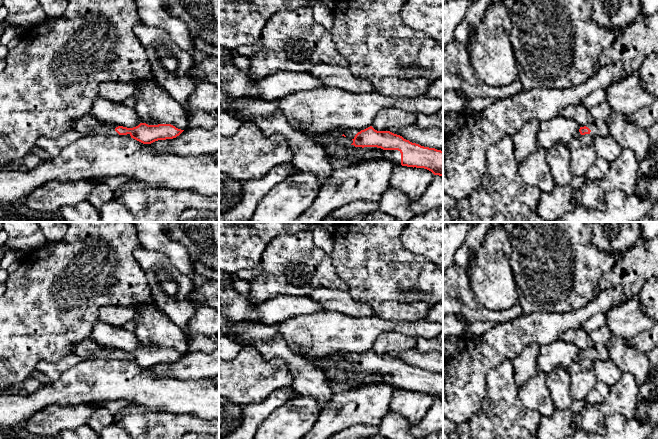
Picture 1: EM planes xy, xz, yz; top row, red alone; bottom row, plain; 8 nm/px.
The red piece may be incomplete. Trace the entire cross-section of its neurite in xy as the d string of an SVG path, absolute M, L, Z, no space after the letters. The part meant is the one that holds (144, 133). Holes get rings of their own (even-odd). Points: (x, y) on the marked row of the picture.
M141 118L140 120L141 123L133 128L100 122L94 127L93 133L113 136L126 135L143 144L151 144L158 140L176 138L184 131L171 124L147 123Z

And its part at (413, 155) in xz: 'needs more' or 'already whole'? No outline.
needs more

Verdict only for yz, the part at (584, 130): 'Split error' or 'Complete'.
Split error

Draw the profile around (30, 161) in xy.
M28 152L22 159L22 166L20 168L31 170L36 168L41 161L42 160L38 155Z

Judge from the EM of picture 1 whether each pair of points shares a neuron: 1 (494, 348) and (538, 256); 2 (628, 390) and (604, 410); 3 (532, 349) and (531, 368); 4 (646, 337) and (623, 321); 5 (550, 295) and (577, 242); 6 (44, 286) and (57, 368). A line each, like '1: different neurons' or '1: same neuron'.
1: different neurons
2: same neuron
3: same neuron
4: different neurons
5: same neuron
6: different neurons

